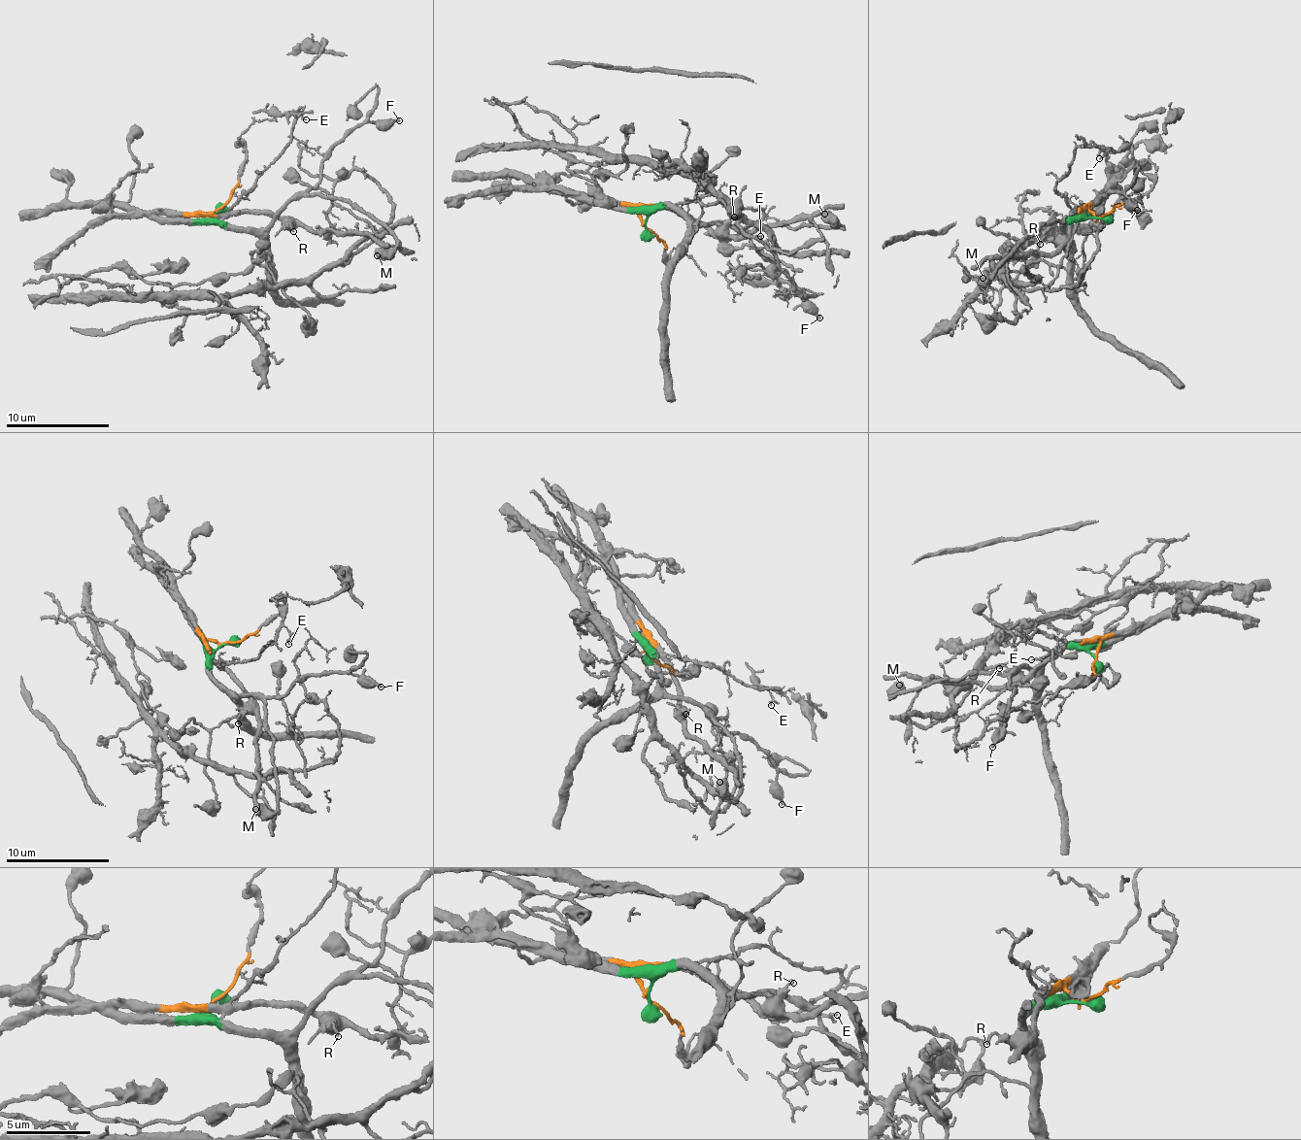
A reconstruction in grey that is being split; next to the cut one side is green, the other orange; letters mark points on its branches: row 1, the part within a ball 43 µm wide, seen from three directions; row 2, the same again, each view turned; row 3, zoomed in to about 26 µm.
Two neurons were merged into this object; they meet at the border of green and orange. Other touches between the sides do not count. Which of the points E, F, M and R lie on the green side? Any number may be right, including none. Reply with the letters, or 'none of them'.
F, M

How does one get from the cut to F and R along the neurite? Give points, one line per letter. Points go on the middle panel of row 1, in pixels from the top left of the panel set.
F: (648, 230), (646, 220), (665, 208), (699, 222), (717, 220), (747, 236), (761, 257), (788, 276), (819, 318)
R: (646, 229), (638, 212), (648, 206), (687, 216), (717, 231), (734, 217)

